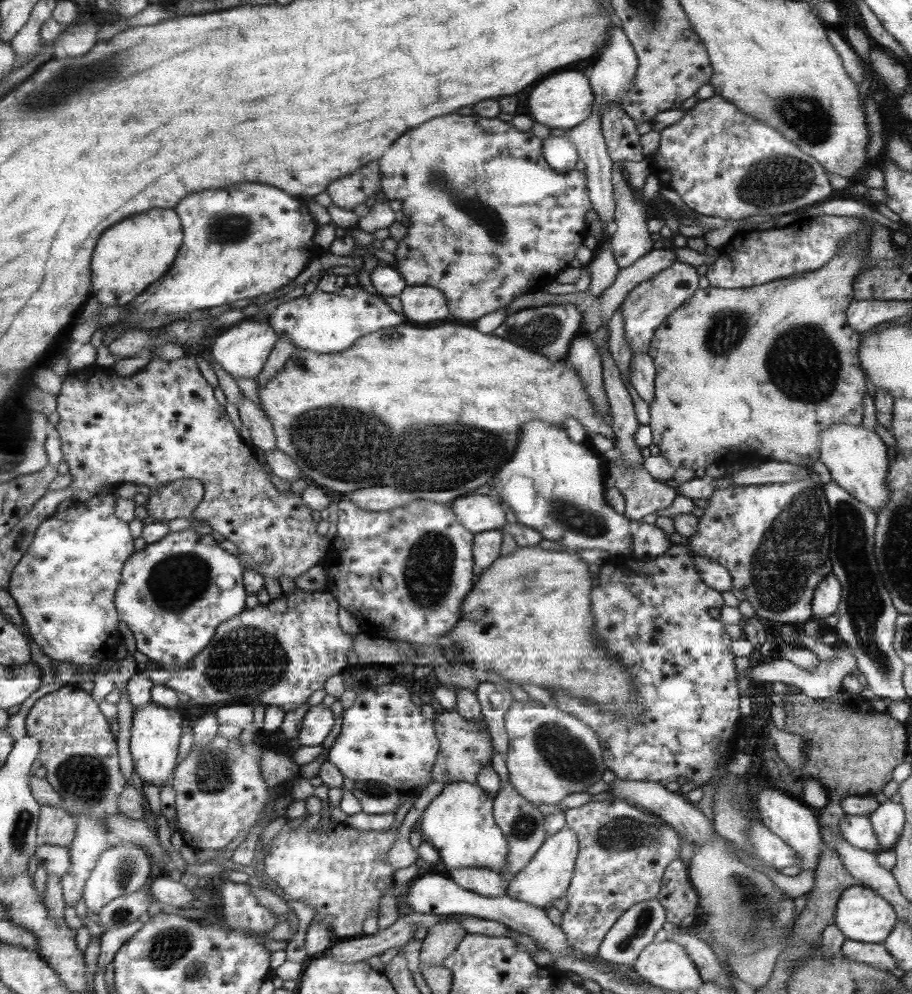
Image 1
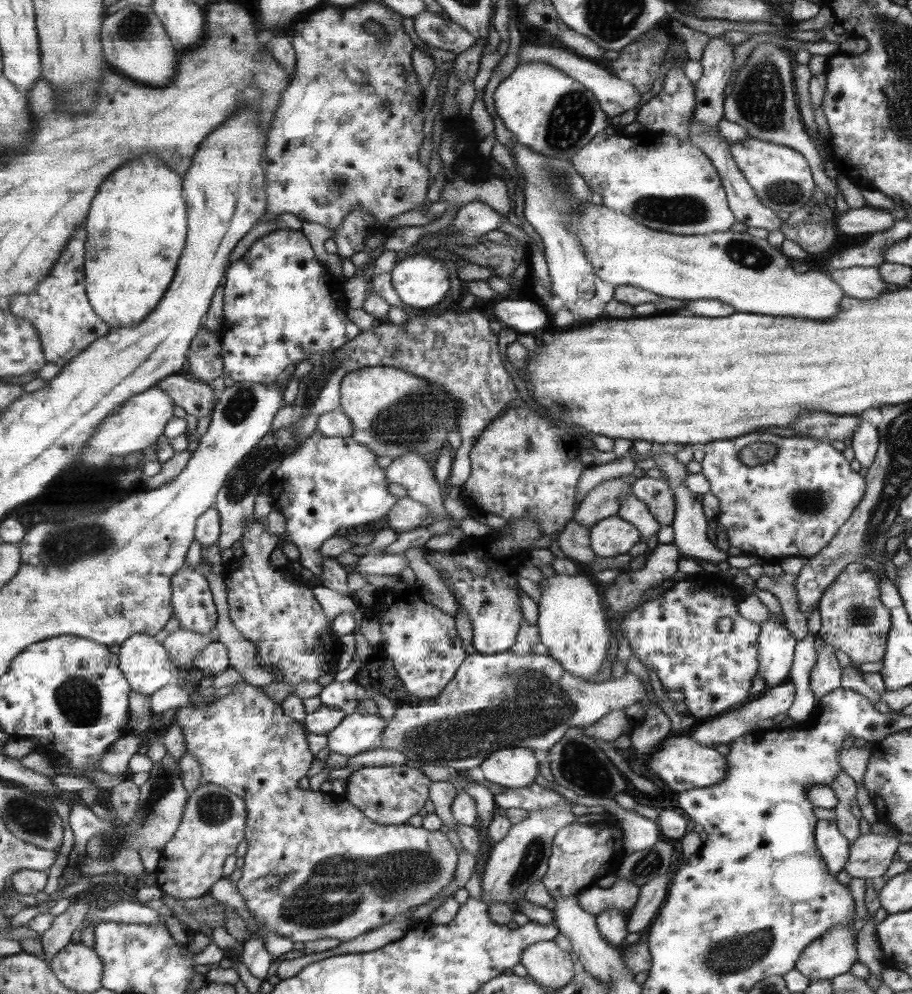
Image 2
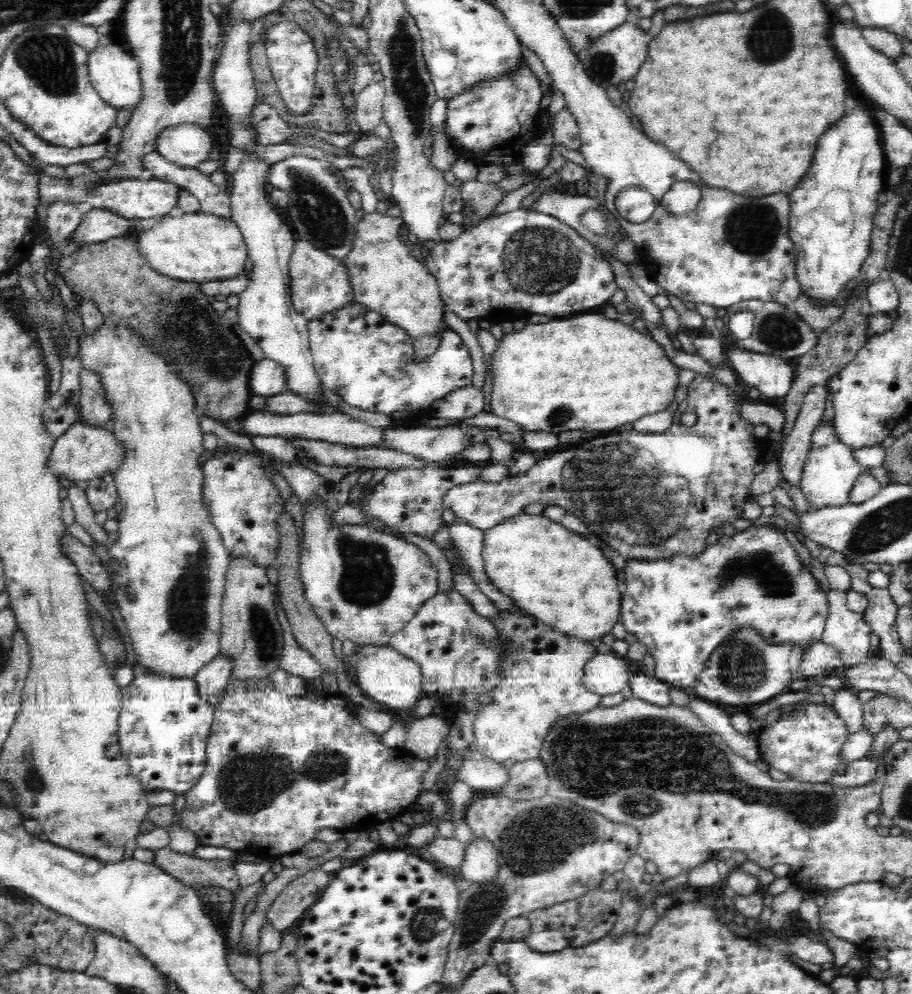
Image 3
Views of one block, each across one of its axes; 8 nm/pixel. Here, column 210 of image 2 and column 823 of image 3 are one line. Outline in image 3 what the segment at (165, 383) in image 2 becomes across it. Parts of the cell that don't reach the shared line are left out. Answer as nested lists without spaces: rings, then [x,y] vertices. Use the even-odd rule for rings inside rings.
[[[823,385],[812,386],[804,397],[792,432],[783,440],[778,461],[782,478],[792,487],[800,489],[805,461],[810,452],[811,436],[816,425],[822,421],[826,400],[826,388]]]

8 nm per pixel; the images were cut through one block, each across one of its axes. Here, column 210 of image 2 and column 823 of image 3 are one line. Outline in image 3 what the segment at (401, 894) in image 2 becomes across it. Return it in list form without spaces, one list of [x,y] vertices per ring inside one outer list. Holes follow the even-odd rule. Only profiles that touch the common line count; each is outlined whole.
[[[798,703],[792,712],[782,713],[777,721],[757,732],[757,745],[760,759],[795,781],[828,783],[845,767],[838,754],[850,735],[832,704]]]

